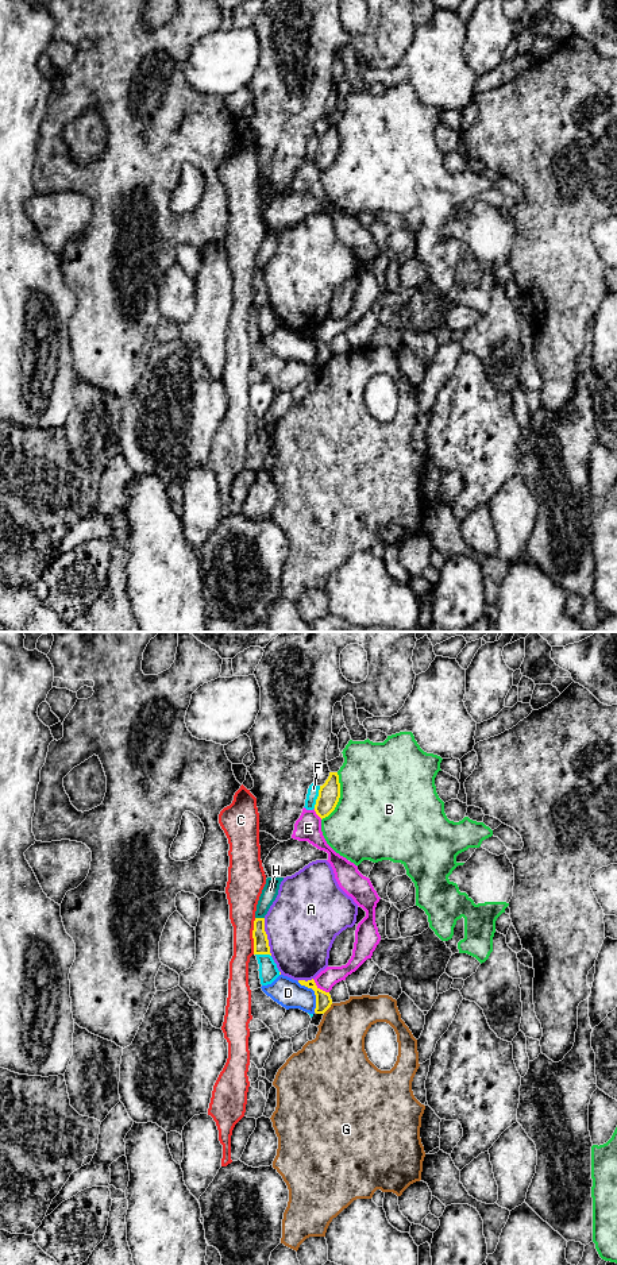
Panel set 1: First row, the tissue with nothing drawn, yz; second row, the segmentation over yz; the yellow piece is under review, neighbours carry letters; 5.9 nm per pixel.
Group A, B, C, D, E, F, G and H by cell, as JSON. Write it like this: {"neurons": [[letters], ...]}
{"neurons": [["A"], ["B"], ["C"], ["D"], ["E"], ["F"], ["G"], ["H"]]}

